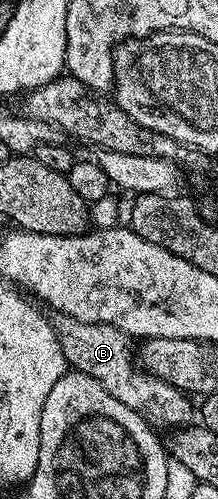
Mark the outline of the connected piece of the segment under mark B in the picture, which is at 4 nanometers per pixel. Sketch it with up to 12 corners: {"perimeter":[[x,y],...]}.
{"perimeter":[[54,322],[71,371],[158,428],[191,421],[191,399],[136,368],[112,324]]}

